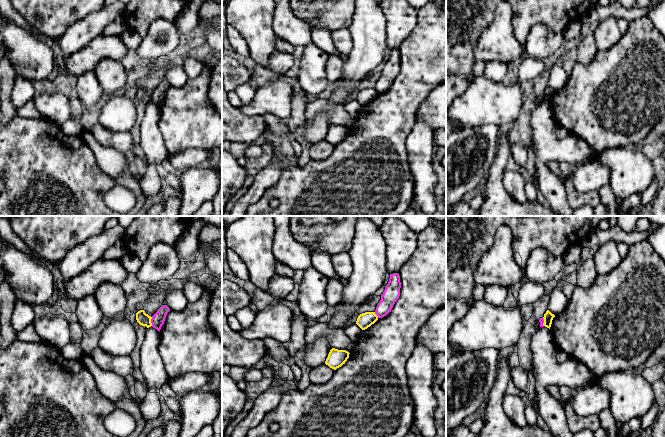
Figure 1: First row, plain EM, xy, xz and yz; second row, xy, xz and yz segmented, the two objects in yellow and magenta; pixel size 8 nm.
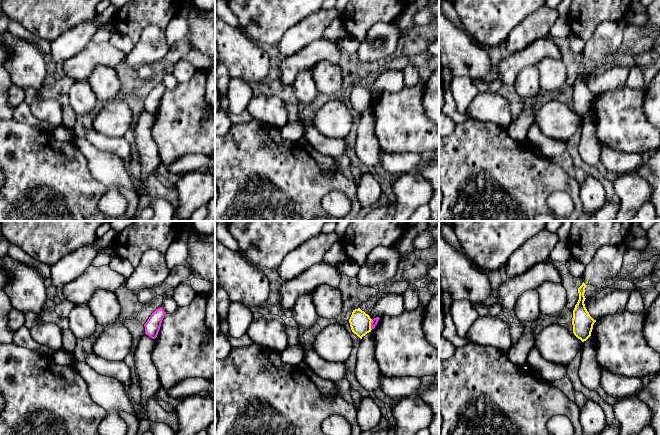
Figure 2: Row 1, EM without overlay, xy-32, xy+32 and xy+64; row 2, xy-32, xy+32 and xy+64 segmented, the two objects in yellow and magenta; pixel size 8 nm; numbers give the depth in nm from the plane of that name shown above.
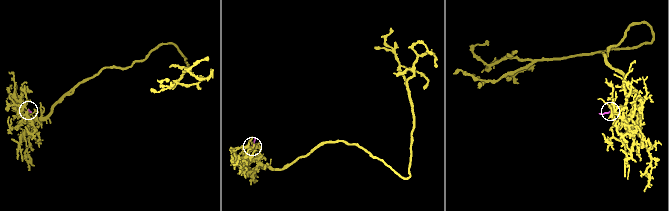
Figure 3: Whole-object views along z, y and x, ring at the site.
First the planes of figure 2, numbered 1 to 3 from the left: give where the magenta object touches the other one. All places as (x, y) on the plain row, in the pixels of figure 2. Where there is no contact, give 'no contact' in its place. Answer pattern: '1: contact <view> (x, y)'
1: no contact
2: contact xy+32 (370, 100)
3: no contact

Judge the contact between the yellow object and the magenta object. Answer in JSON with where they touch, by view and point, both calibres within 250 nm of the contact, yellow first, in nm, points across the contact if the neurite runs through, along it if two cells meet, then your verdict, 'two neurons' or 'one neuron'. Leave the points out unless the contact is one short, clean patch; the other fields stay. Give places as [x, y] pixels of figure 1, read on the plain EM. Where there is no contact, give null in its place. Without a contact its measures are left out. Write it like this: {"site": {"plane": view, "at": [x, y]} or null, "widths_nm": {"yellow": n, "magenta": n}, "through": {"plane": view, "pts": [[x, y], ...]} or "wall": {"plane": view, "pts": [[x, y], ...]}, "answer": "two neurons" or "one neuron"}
{"site": {"plane": "xy", "at": [150, 97]}, "widths_nm": {"yellow": 100, "magenta": 100}, "wall": {"plane": "xy", "pts": [[152, 93], [151, 101]]}, "answer": "two neurons"}

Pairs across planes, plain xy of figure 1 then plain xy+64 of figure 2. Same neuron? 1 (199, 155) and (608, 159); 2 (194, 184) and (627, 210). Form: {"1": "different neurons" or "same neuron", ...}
{"1": "same neuron", "2": "same neuron"}

